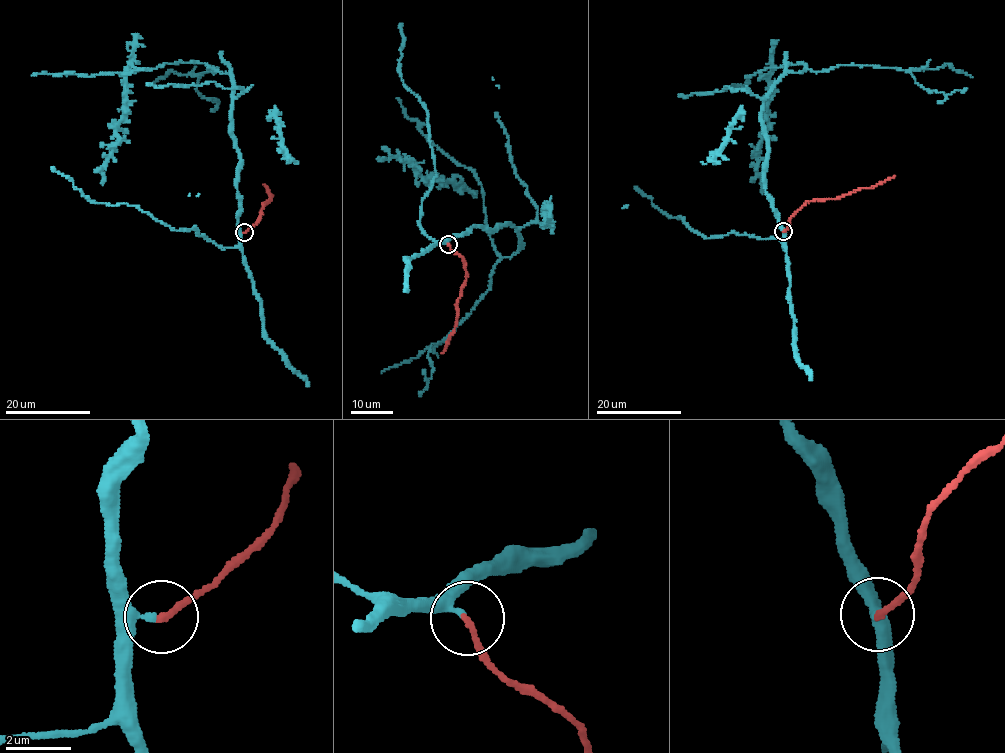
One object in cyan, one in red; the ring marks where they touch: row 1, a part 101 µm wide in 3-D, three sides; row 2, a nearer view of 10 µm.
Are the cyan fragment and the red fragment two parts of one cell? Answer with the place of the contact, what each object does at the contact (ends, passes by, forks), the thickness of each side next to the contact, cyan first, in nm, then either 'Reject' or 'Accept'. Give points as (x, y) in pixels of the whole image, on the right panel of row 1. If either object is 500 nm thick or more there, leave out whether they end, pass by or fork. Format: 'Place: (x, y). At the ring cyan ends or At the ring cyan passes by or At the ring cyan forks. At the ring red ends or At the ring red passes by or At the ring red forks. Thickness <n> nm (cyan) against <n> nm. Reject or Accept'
Place: (783, 231). At the ring cyan passes by. At the ring red ends. Thickness 200 nm (cyan) against 170 nm. Accept

